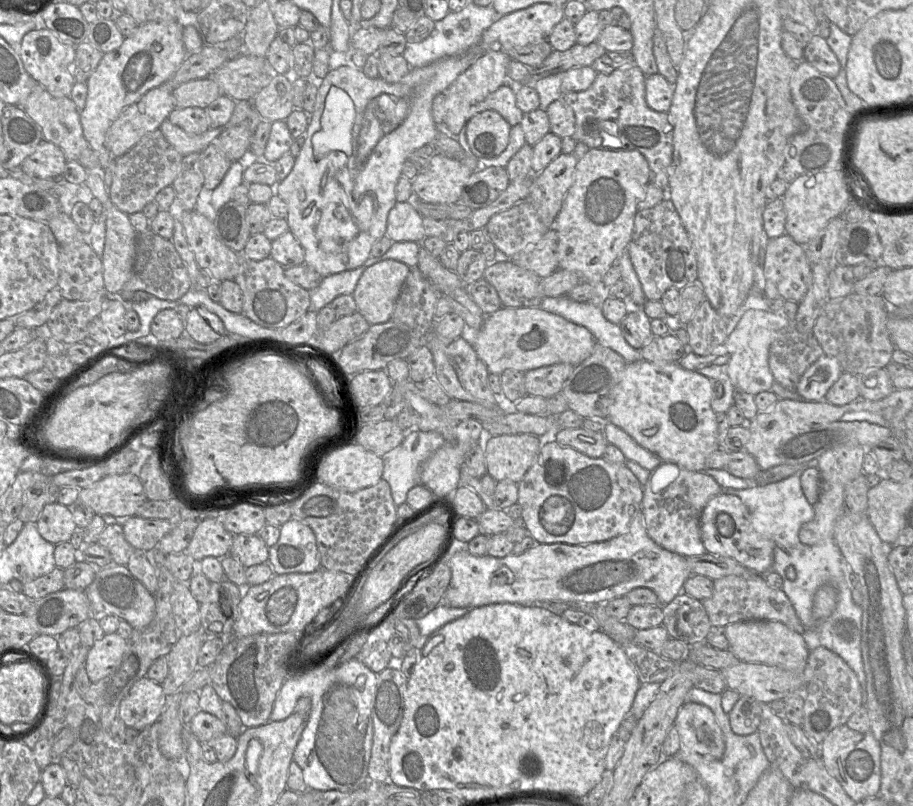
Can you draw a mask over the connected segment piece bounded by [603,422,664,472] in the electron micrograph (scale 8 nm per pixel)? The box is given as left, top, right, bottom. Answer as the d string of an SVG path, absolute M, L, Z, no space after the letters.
M607 422L603 433L606 441L620 449L626 460L635 462L650 472L656 469L661 463L664 463L656 455L640 446L624 430L611 422Z

